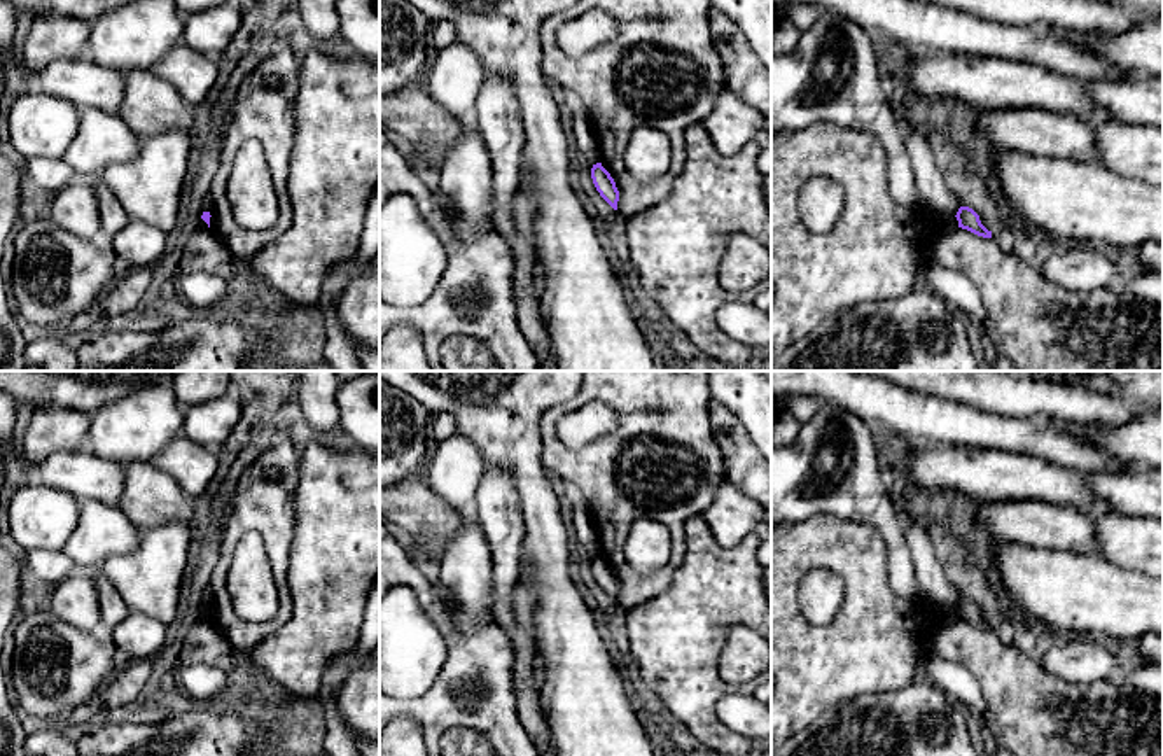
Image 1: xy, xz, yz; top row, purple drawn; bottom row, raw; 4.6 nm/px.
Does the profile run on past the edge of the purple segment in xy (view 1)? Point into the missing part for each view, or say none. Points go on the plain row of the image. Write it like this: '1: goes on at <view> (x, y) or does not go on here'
1: does not go on here

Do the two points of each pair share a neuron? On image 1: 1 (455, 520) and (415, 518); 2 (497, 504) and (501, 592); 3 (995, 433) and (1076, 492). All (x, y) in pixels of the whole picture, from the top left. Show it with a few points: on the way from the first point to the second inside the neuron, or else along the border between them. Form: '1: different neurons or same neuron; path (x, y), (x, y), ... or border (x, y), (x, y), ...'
1: same neuron; path (445, 520), (425, 518)
2: same neuron; path (502, 525), (504, 571)
3: different neurons; border (981, 447), (1027, 452), (1060, 466)

